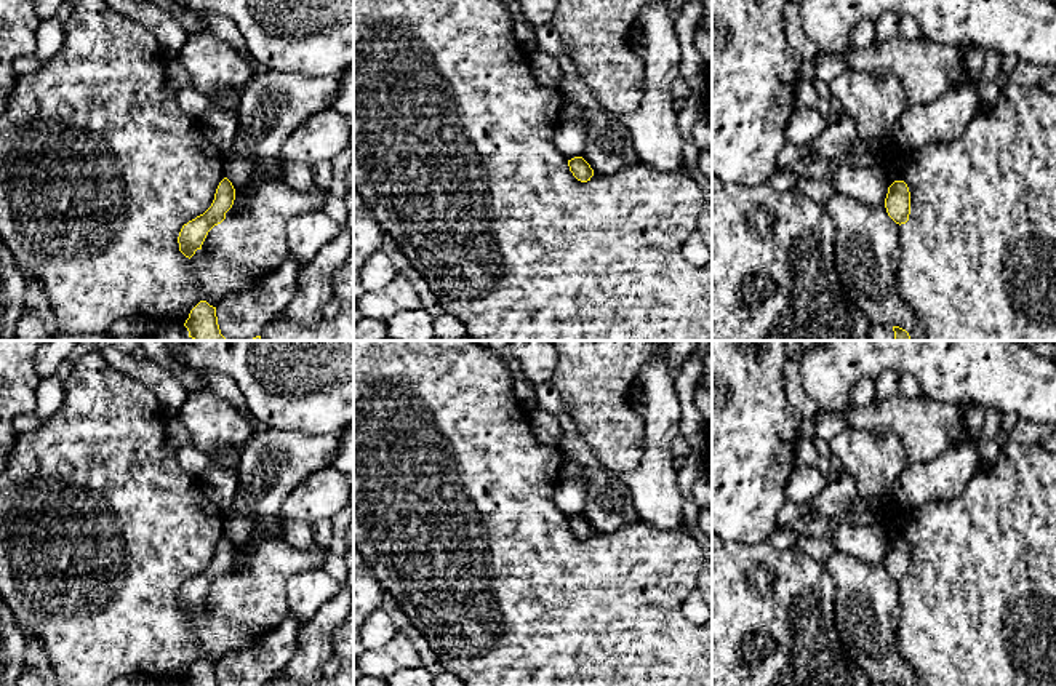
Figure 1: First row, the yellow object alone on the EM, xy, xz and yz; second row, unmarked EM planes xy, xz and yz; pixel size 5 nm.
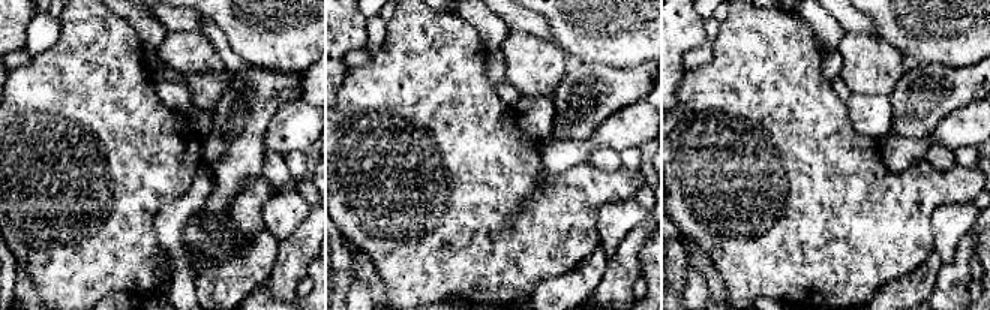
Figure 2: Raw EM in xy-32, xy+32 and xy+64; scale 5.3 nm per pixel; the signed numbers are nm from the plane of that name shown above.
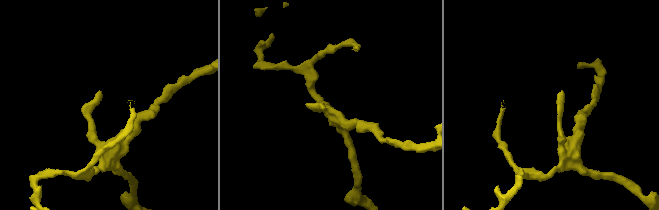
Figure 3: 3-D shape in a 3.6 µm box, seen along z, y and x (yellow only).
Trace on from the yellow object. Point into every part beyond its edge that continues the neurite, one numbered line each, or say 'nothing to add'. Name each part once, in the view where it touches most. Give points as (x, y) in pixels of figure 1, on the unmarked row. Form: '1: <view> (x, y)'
nothing to add

